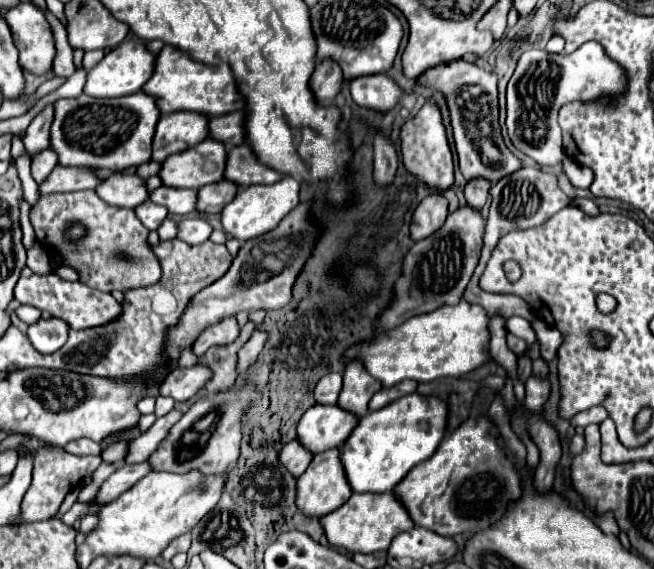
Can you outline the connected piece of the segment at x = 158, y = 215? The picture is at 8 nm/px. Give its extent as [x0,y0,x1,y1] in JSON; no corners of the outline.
[134,199,168,231]

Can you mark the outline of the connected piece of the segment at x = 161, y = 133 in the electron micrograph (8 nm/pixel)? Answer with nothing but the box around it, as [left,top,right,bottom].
[152,111,208,163]

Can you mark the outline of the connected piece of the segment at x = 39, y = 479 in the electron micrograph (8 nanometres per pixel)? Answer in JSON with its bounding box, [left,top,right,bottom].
[20,448,102,521]

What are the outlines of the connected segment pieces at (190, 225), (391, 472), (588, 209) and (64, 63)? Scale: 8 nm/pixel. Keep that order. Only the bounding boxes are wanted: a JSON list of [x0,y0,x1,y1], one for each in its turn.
[[178,219,212,243],[342,393,448,493],[572,197,600,215],[52,27,76,77]]

